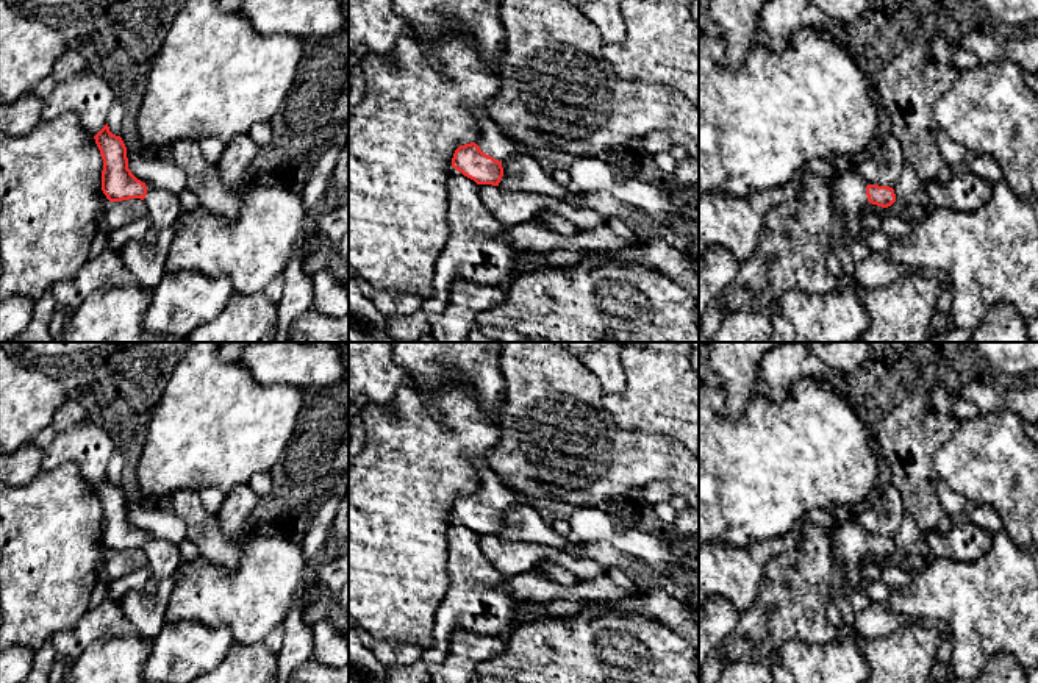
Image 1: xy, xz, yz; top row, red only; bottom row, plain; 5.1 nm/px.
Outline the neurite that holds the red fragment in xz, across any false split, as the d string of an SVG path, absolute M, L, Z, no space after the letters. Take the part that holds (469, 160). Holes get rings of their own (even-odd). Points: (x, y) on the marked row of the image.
M474 106L472 113L480 123L480 138L455 150L452 167L477 184L499 186L503 177L502 163L525 150L506 136L485 109Z

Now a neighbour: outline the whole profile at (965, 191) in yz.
M966 167L954 172L947 184L933 180L925 183L925 189L932 209L974 211L983 206L993 195L993 184Z

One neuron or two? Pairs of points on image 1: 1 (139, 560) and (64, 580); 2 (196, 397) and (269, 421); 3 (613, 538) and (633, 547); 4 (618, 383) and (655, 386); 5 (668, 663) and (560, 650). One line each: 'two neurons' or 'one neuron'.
1: two neurons
2: one neuron
3: one neuron
4: two neurons
5: one neuron

